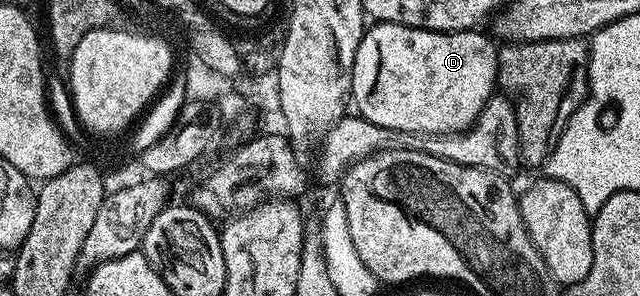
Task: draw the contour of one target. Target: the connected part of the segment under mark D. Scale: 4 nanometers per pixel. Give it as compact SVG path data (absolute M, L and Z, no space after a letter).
M380 21L374 22L372 26L373 28L371 28L370 26L368 30L364 32L362 40L359 41L358 51L355 53L354 61L351 66L351 95L353 99L357 98L357 107L362 111L362 113L360 112L360 114L364 116L366 120L369 120L371 123L376 123L380 127L389 128L392 131L400 131L404 133L416 133L415 131L422 131L422 136L425 137L438 136L441 134L459 134L460 131L469 130L469 128L472 127L473 123L476 122L477 118L480 117L481 111L487 105L489 99L494 96L499 87L499 47L497 51L496 45L493 44L492 41L484 35L484 30L474 29L472 31L428 31L427 29L423 29L422 27L405 27L404 25L402 25L402 23L382 23Z

